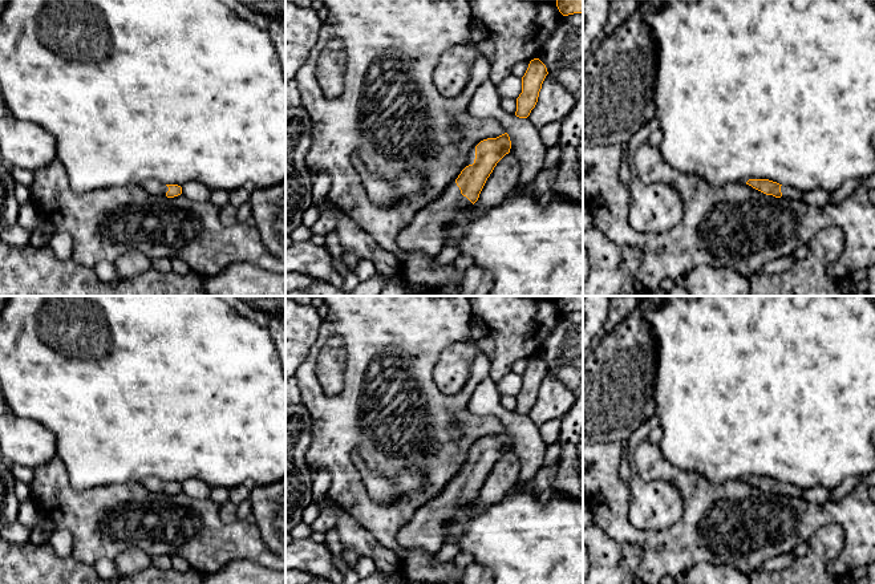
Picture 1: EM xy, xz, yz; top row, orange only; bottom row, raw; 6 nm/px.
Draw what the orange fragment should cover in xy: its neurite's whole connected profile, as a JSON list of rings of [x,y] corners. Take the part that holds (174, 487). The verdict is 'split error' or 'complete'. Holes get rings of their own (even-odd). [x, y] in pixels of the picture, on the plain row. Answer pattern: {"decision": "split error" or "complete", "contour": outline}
{"decision": "split error", "contour": [[[147,476],[141,480],[141,484],[155,494],[174,495],[182,491],[182,484],[178,482],[163,482],[155,476]]]}

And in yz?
{"decision": "split error", "contour": [[[749,476],[746,482],[766,492],[773,492],[775,495],[782,494],[787,496],[802,496],[803,492],[803,490],[797,486],[779,482],[769,476]]]}

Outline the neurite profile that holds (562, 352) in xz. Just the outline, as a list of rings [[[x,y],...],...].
[[[583,309],[563,313],[538,356],[572,393],[583,385]]]

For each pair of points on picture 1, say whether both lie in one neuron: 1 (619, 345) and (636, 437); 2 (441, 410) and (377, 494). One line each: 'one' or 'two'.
1: two
2: two

